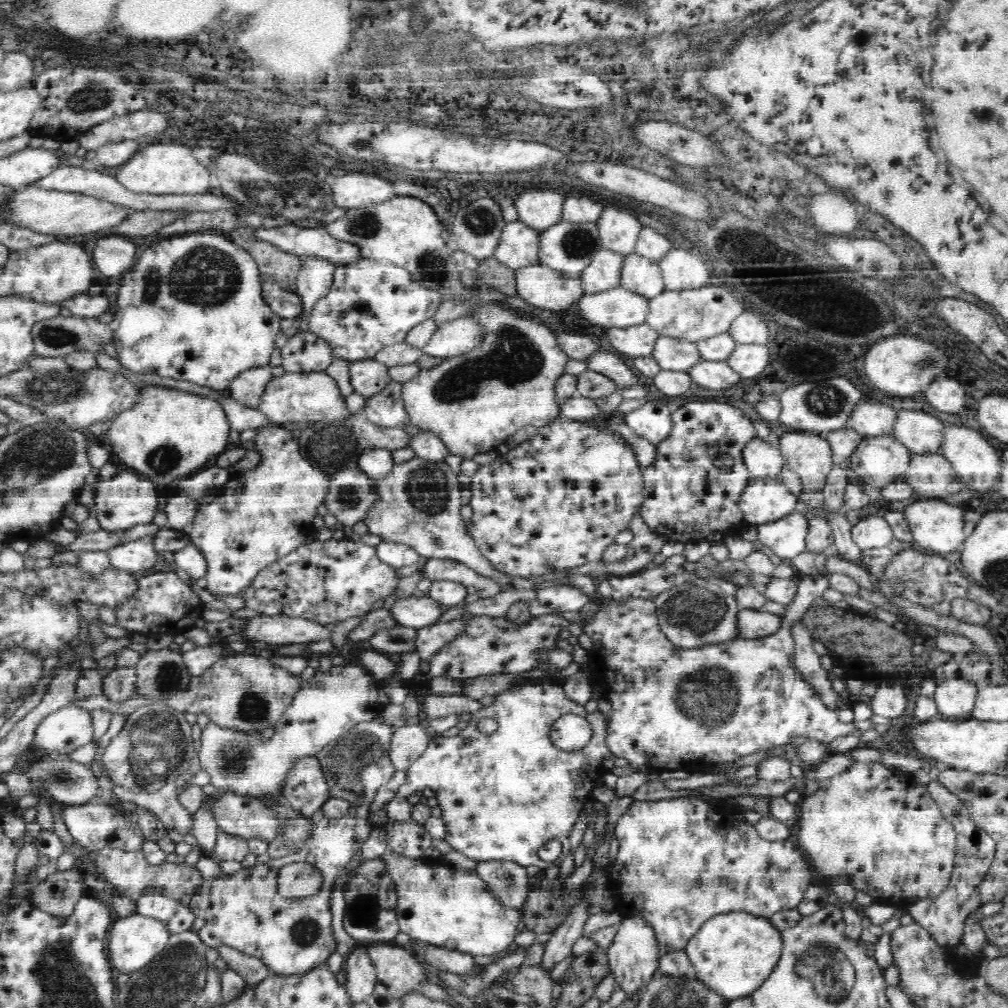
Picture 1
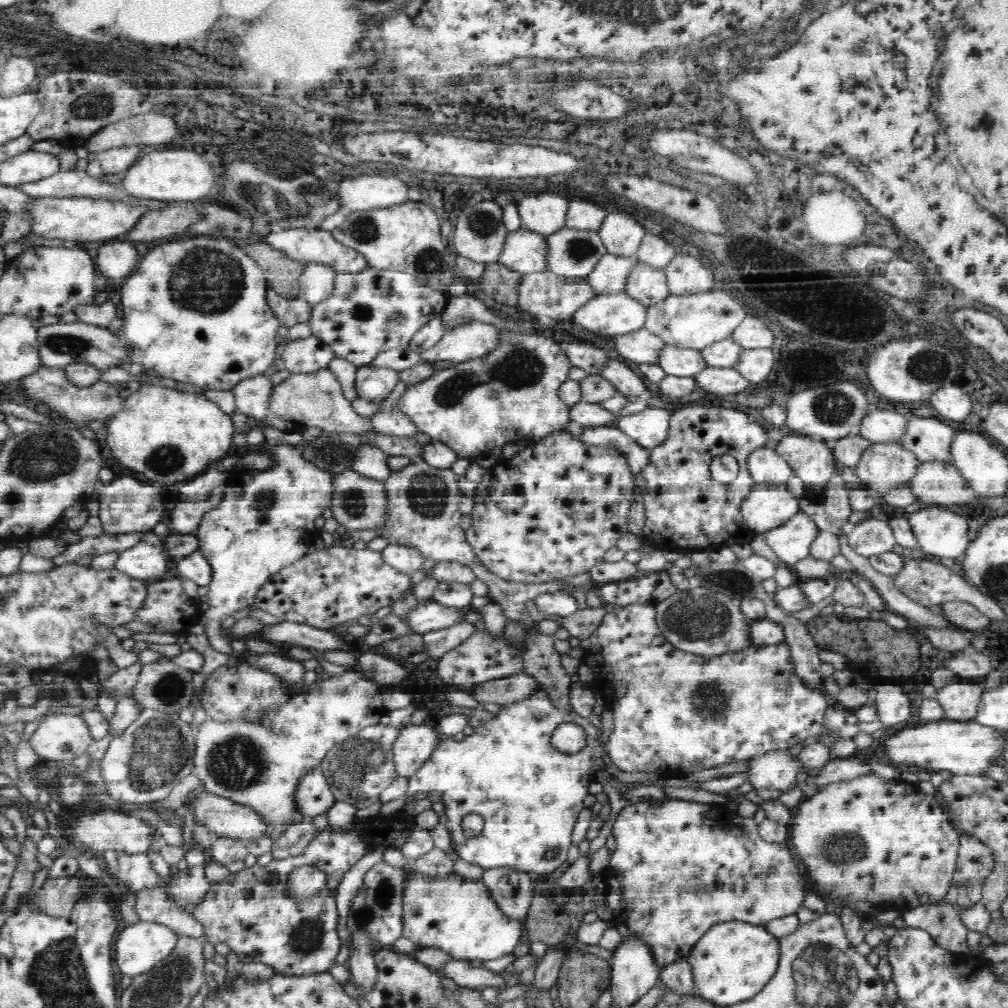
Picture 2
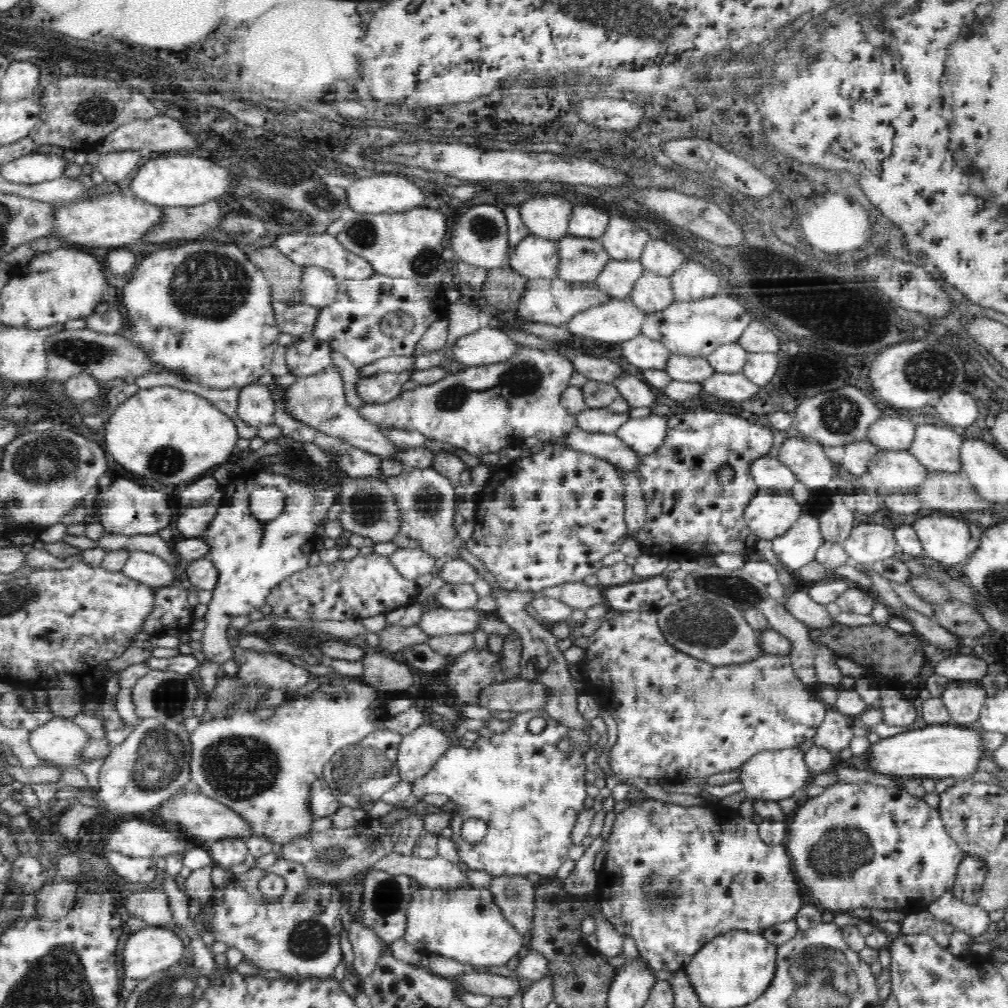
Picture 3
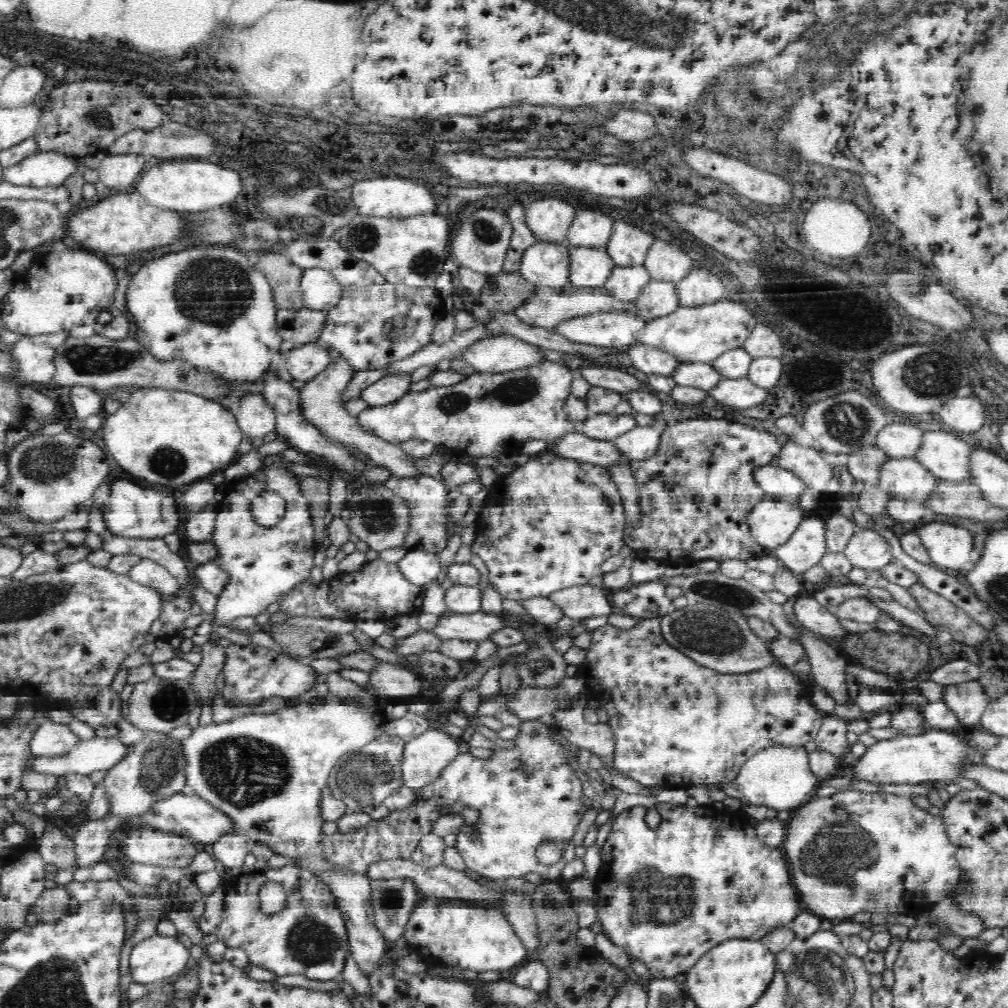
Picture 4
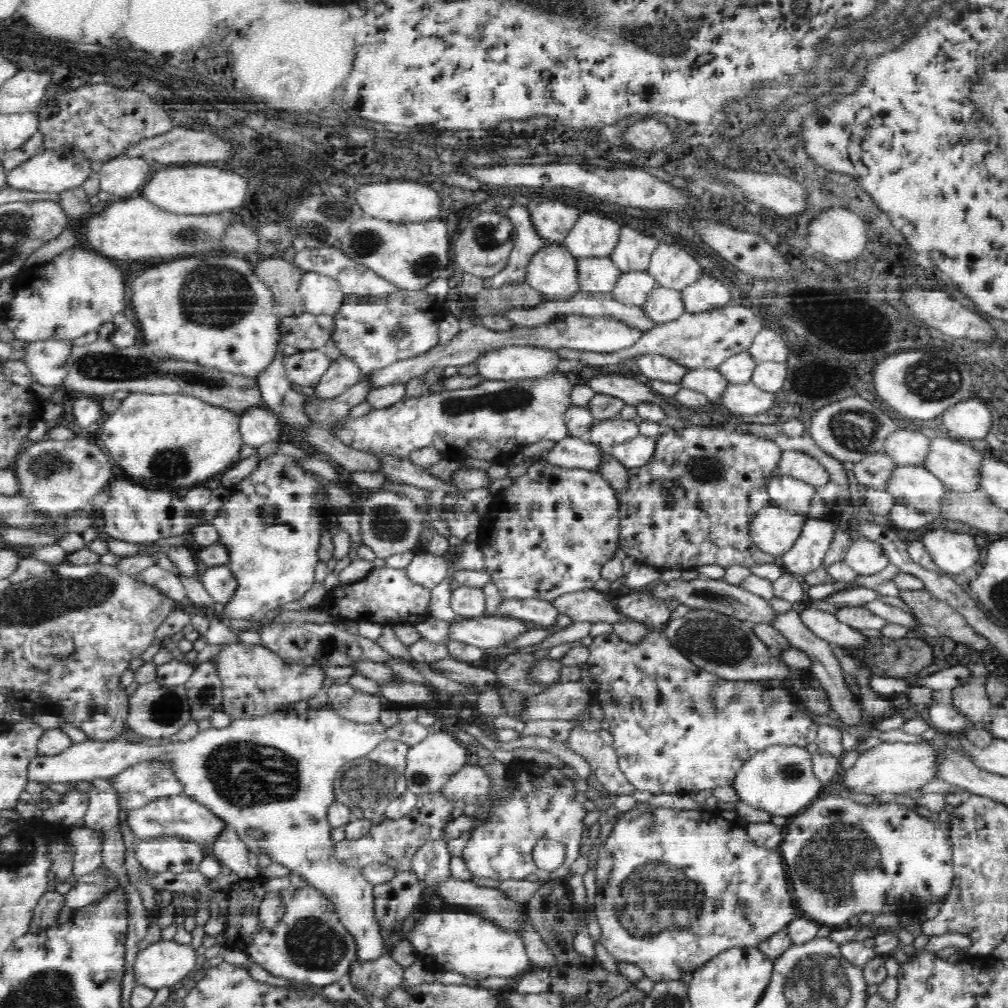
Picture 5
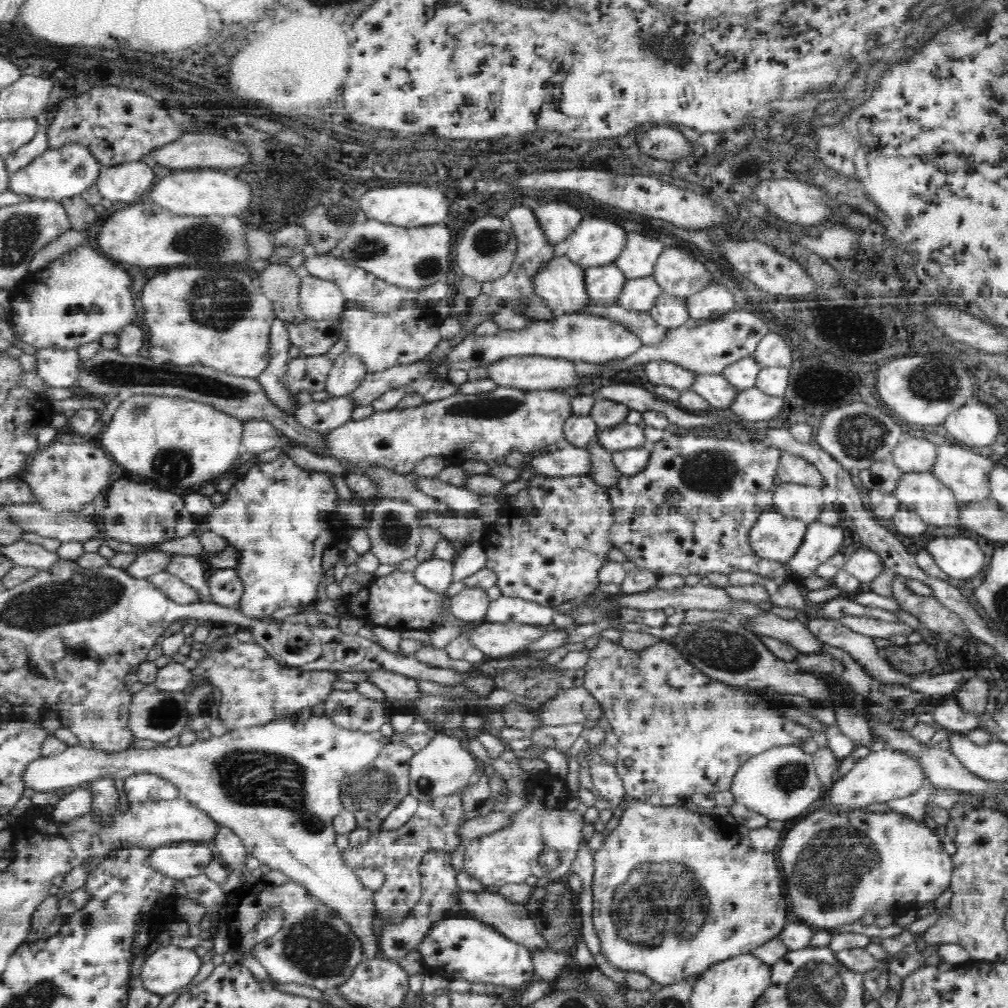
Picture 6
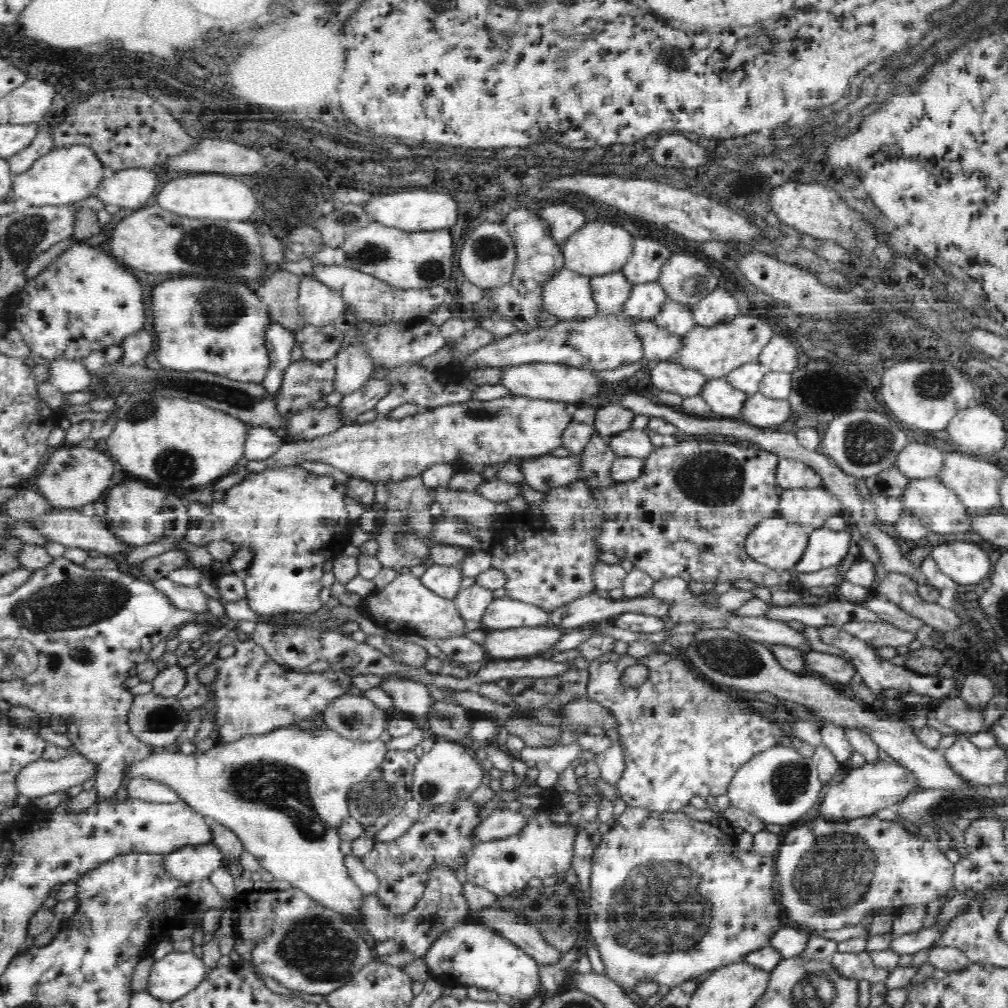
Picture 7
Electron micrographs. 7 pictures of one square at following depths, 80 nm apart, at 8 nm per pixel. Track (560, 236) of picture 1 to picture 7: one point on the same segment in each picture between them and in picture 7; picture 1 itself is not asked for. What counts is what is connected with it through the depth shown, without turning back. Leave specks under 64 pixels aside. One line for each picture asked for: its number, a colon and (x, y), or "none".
2: (572, 254)
3: (583, 260)
4: (591, 267)
5: (596, 276)
6: (604, 285)
7: (611, 292)

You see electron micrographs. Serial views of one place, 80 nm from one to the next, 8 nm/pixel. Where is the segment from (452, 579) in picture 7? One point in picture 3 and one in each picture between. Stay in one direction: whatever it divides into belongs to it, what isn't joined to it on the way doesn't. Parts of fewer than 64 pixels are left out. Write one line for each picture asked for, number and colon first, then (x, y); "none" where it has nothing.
3: (410, 562)
4: (420, 567)
5: (427, 569)
6: (435, 573)

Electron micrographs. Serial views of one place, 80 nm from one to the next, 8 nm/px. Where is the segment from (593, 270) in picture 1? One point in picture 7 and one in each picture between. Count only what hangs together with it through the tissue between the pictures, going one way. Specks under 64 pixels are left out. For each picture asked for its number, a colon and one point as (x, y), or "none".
2: (610, 276)
3: (619, 278)
4: (625, 284)
5: (632, 289)
6: (640, 295)
7: (646, 300)

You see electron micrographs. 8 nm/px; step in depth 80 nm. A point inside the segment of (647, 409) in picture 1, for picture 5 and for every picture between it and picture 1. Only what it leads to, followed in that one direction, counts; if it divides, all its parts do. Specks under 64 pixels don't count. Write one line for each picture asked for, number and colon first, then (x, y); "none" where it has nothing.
2: (650, 427)
3: (644, 435)
4: (641, 442)
5: (638, 451)

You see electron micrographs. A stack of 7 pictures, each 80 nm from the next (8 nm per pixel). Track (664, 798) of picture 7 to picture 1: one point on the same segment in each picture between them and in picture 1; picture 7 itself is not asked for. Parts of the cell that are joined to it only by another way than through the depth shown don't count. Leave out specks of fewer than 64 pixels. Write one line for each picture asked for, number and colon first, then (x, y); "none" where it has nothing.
1: (747, 694)
2: (674, 712)
3: (676, 716)
4: (672, 718)
5: (676, 728)
6: (679, 732)

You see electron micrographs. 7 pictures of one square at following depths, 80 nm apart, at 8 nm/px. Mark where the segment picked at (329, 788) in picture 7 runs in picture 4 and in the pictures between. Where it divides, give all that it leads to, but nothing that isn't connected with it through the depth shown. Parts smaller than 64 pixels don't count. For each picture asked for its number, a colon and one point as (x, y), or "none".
4: (266, 771)
5: (273, 780)
6: (278, 788)

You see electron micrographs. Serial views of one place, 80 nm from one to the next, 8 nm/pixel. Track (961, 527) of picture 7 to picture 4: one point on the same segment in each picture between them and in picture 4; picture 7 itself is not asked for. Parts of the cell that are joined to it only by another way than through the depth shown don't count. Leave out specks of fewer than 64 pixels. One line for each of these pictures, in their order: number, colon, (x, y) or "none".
4: (902, 478)
5: (915, 486)
6: (922, 493)

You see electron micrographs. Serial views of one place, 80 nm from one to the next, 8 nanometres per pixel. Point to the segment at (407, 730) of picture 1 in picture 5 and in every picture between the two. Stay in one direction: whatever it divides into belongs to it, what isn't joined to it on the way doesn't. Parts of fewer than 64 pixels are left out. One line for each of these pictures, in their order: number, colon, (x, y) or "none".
2: (414, 746)
3: (419, 751)
4: (425, 757)
5: (430, 765)

